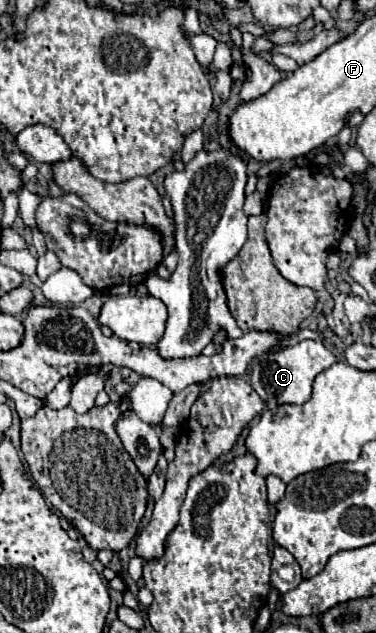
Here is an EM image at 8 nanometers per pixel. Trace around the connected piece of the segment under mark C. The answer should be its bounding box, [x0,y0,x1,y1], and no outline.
[251,340,335,404]

